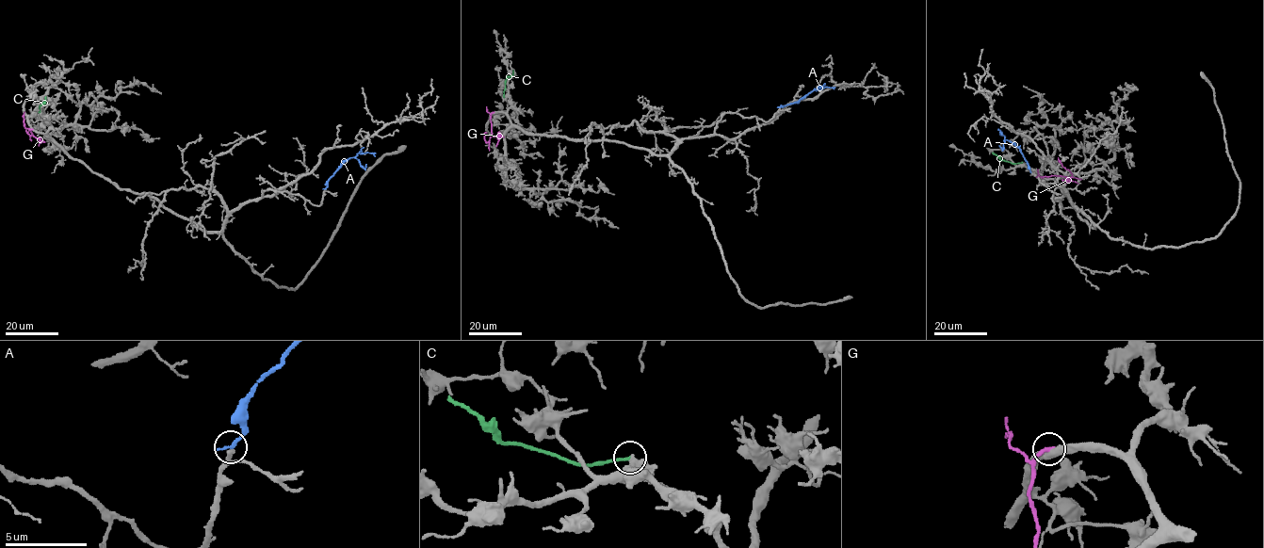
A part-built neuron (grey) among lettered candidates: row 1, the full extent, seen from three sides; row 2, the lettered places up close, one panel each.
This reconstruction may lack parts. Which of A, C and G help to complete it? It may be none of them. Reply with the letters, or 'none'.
A

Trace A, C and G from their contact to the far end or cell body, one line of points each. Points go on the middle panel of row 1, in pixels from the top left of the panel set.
A: (780, 107), (795, 103), (813, 90), (834, 88)
C: (504, 97), (506, 78), (512, 70)
G: (494, 112), (490, 119), (492, 136), (488, 142), (484, 137), (487, 133)

